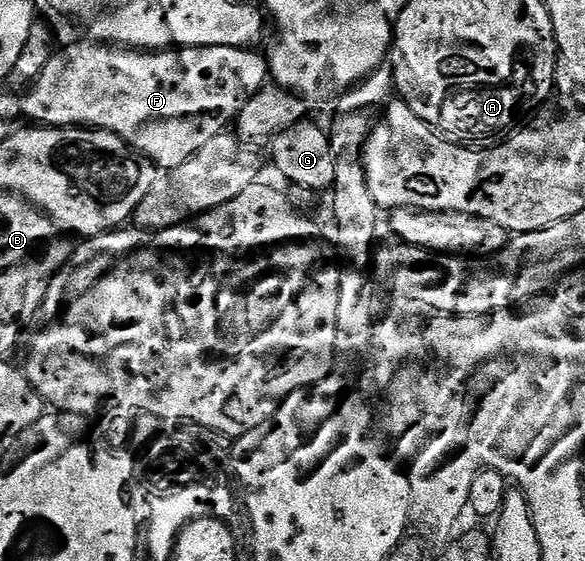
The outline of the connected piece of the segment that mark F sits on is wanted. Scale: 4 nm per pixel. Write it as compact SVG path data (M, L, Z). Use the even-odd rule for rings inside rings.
M94 39L87 41L75 41L72 45L67 45L63 50L52 52L49 63L45 63L45 71L36 81L32 81L29 88L21 97L21 113L24 118L28 117L28 122L39 127L86 127L89 129L104 129L113 135L117 135L139 153L144 153L160 170L166 171L173 167L181 167L185 159L197 155L209 139L213 139L218 133L224 132L238 118L239 112L249 103L253 95L257 95L259 90L269 81L269 70L266 56L262 52L252 51L250 48L234 49L233 47L197 47L196 49L160 49L158 51L144 51L142 49L124 49L113 45L105 45Z

